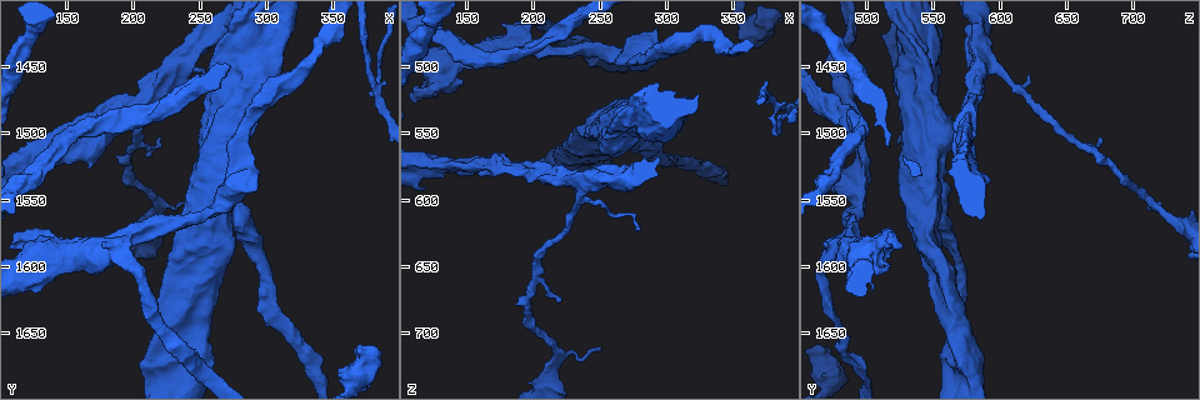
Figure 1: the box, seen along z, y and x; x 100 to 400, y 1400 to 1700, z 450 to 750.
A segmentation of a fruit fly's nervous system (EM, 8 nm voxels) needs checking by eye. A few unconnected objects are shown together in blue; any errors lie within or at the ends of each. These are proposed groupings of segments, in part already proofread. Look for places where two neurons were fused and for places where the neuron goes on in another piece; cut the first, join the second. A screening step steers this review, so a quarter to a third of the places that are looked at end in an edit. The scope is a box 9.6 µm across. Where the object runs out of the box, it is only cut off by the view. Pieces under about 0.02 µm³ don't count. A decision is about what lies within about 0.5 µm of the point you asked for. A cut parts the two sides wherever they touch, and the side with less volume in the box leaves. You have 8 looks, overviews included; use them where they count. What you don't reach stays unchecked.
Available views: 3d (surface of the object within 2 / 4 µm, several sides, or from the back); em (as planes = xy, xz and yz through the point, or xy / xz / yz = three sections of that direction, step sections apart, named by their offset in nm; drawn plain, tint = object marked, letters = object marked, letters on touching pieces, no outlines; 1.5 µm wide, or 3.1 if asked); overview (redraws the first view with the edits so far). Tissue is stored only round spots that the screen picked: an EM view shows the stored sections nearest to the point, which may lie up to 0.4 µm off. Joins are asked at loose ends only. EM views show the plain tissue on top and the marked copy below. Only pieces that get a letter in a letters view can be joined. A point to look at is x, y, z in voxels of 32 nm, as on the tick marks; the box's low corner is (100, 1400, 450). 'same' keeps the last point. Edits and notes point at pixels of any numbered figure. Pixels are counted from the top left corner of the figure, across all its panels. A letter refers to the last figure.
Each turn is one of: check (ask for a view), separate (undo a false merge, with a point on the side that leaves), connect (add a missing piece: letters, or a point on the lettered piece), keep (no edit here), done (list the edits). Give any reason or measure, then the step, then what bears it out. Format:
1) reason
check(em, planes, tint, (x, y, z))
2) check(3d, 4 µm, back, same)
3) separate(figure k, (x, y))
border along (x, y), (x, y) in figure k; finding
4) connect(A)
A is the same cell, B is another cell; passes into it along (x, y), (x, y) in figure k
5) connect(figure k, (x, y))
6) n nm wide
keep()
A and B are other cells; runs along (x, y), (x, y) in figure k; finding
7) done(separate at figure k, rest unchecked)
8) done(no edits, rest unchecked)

thick end
check(3d, 4 µm, back, (292, 1538, 472))

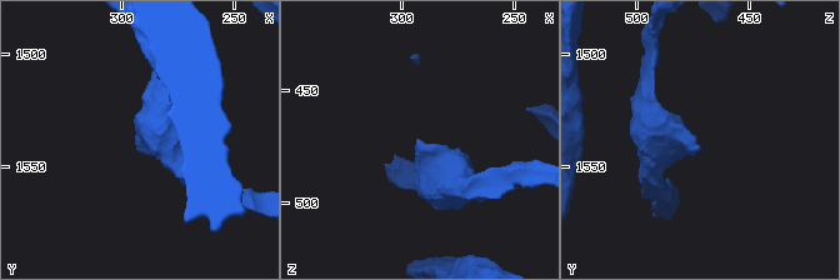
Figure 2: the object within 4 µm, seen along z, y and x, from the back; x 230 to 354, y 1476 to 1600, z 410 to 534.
need the tissue
check(em, planes, letters, (292, 1537, 473))

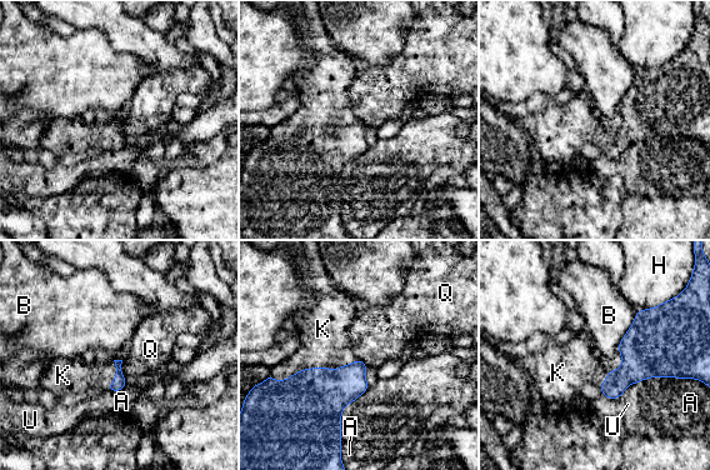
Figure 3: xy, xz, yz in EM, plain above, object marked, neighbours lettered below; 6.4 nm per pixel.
connect(K)
K is the same cell, A, B, H, Q and U are other cells; passes into it along (308, 406), (311, 369), (323, 333) in figure 3; it goes on there

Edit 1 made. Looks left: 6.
sudden change in width
check(3d, 4 µm, (282, 1424, 532))

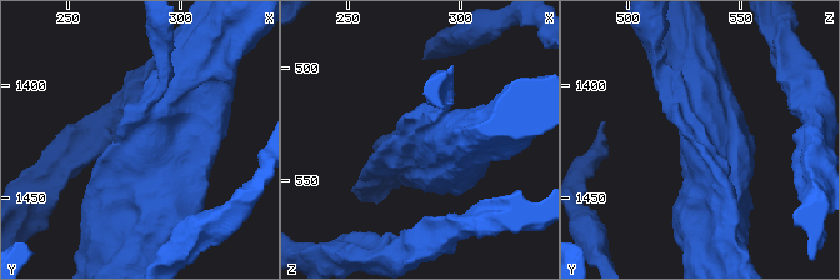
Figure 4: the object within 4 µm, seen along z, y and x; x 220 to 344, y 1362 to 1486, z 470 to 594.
check(em, xy, step 8, tint, (281, 1422, 529))

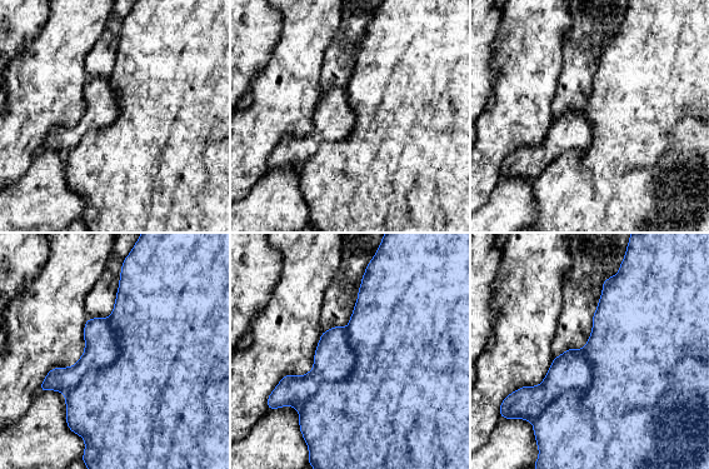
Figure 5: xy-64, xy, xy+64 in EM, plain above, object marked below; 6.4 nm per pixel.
another direction
check(em, planes, letters, same)

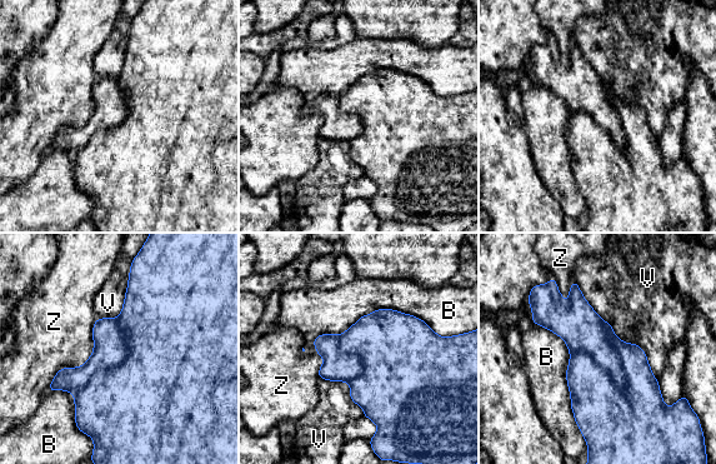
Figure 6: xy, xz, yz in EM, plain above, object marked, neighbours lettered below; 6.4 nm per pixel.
separate(figure 6, (582, 329))
B, V and Z are other cells; border along (570, 350), (585, 350), (626, 387) in figure 6; a second neuron is stuck on

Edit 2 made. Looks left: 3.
arms part here
check(em, planes, letters, (380, 1472, 538))

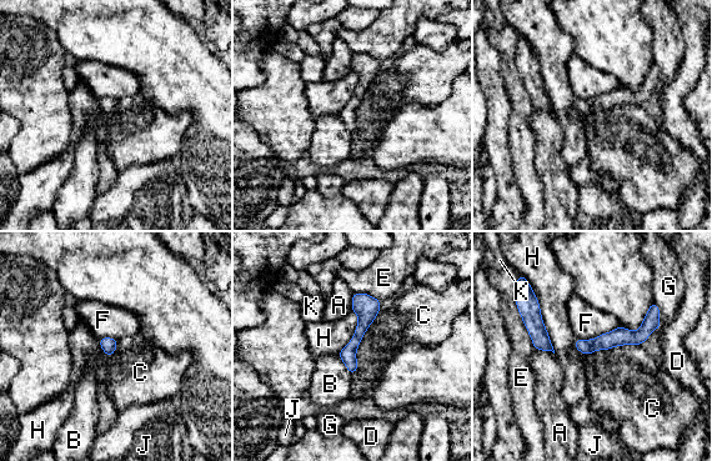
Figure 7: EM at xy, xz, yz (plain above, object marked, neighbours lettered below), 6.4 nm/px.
100 nm wide
keep()
A, B, C, D, E, F, G, H, J and K are other cells; border along (380, 311), (351, 374) in figure 7; one neuron here

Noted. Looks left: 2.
done(connect at figure 3, separate at figure 6, rest unchecked)

